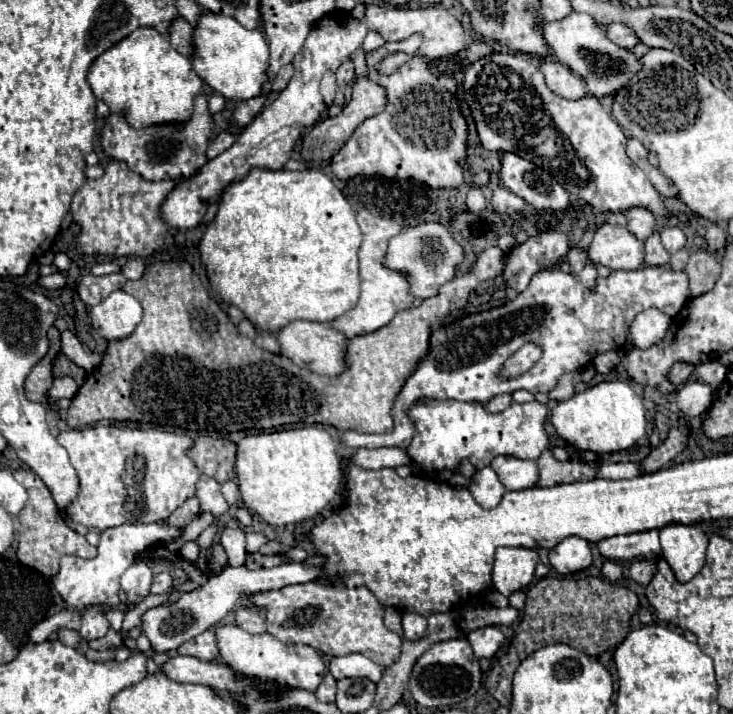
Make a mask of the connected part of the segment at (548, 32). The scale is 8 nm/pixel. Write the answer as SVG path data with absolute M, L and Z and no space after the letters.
M572 12L570 16L562 20L544 22L540 28L544 32L548 46L552 46L552 52L558 56L558 60L586 80L592 96L598 96L598 98L610 96L620 86L630 82L632 74L640 70L638 58L630 50L618 48L614 42L610 42L606 38L606 26L596 24L588 14Z

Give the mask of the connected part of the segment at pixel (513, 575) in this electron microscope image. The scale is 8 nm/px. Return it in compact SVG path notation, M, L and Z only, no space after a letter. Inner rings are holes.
M498 548L492 572L494 588L504 596L524 590L534 580L538 562L538 552L532 548Z

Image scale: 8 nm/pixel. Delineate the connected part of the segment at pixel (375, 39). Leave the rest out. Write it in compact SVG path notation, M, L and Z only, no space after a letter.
M370 32L368 36L366 36L366 40L364 40L364 52L366 54L370 54L370 52L374 52L374 50L378 50L380 46L384 46L384 40L382 40L382 36L380 34L376 34L376 32Z

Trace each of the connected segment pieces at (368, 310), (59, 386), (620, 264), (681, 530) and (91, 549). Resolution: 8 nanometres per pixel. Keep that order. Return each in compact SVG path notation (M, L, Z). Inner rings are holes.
M370 210L358 212L358 226L360 226L362 236L364 236L364 242L362 242L360 252L358 252L358 256L360 256L360 280L362 280L360 300L352 310L344 312L342 316L338 316L336 320L330 322L330 326L336 332L342 332L346 338L374 332L374 330L386 326L394 318L396 312L400 312L404 308L412 308L416 304L416 296L410 296L410 284L408 284L406 276L402 276L402 272L390 272L390 268L384 266L386 244L390 242L390 238L398 236L398 232L402 232L402 228L406 228L406 226L388 218L388 216L376 216Z
M70 376L56 378L56 380L52 382L48 394L46 394L48 404L54 404L54 402L58 402L58 400L62 400L62 398L68 398L68 400L70 400L70 398L76 394L76 390L78 390L78 384L76 384Z
M606 222L596 230L588 256L610 270L638 270L644 264L642 242L626 226Z
M670 524L660 530L664 560L670 564L680 584L690 582L702 568L708 548L708 534L698 526Z
M18 468L12 472L14 478L24 484L24 488L28 490L28 502L22 508L22 512L18 514L20 518L20 534L18 534L18 550L16 556L24 566L30 566L34 570L38 570L44 576L56 576L58 568L60 568L60 558L66 554L74 554L78 558L94 558L98 554L96 546L88 544L88 540L80 534L76 534L60 516L58 506L50 494L50 490L46 488L46 484L32 472L26 468Z

